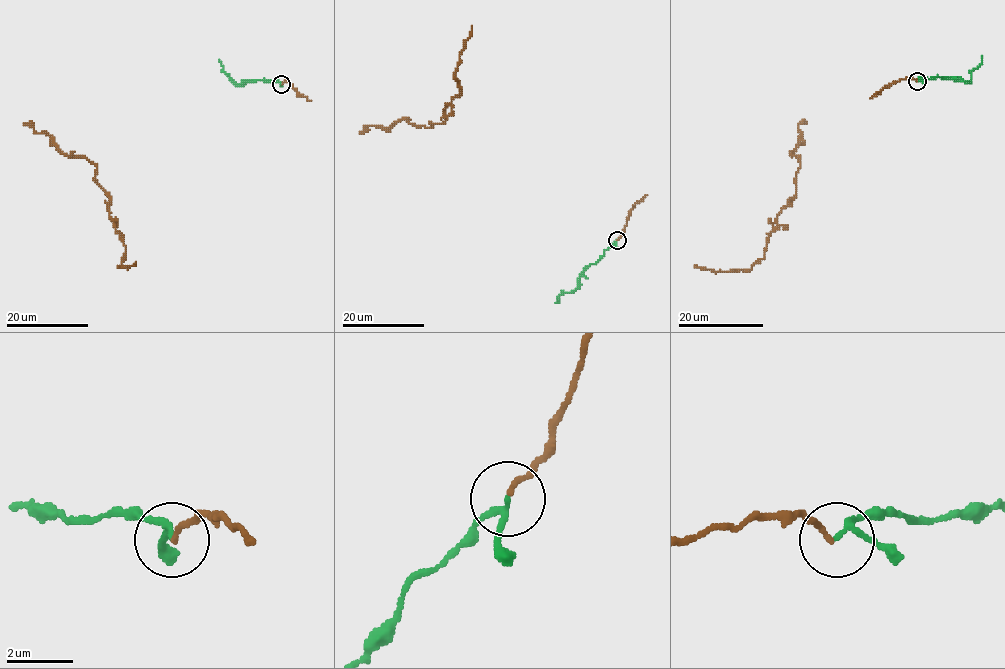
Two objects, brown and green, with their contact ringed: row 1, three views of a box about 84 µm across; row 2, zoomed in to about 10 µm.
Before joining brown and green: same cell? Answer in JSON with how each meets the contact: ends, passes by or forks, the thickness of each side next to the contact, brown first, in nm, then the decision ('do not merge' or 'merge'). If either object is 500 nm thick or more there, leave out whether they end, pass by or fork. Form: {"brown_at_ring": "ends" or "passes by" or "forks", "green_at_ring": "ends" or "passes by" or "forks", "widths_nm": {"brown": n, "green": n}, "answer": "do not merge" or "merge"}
{"brown_at_ring": "ends", "green_at_ring": "passes by", "widths_nm": {"brown": 150, "green": 150}, "answer": "merge"}

